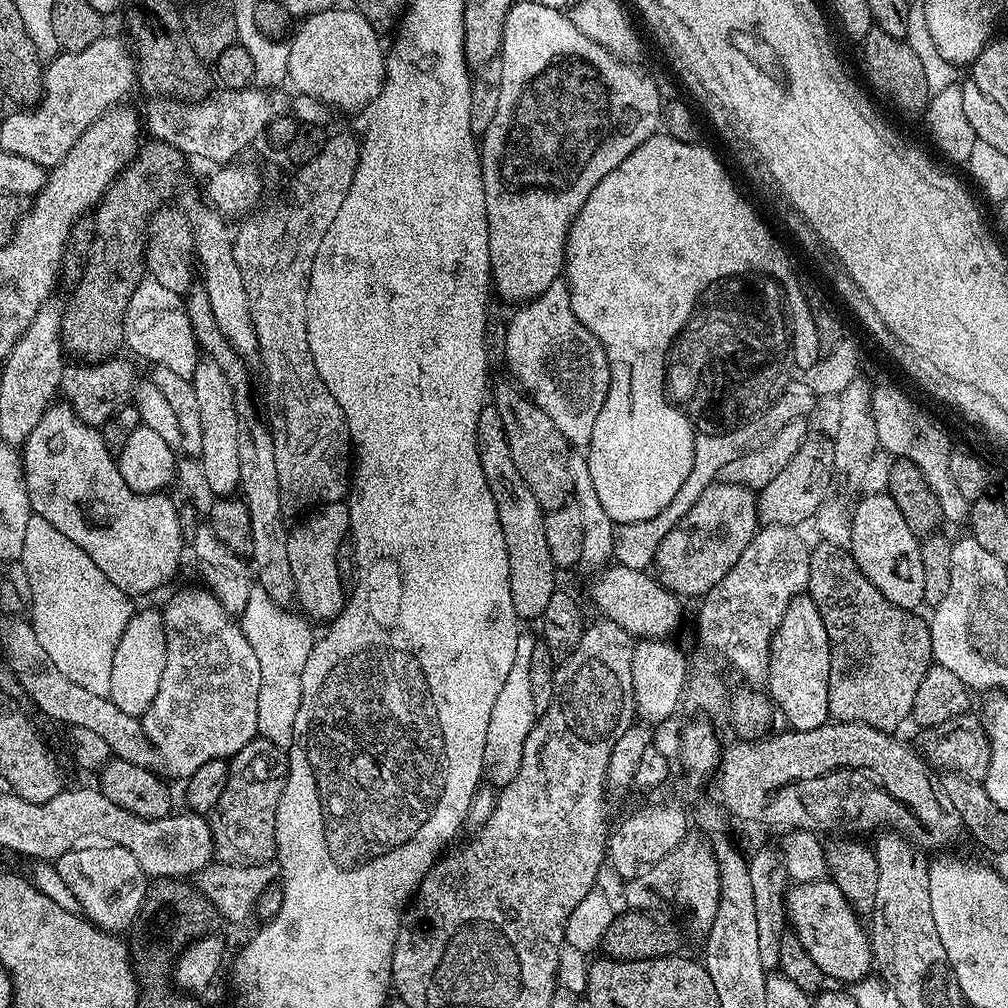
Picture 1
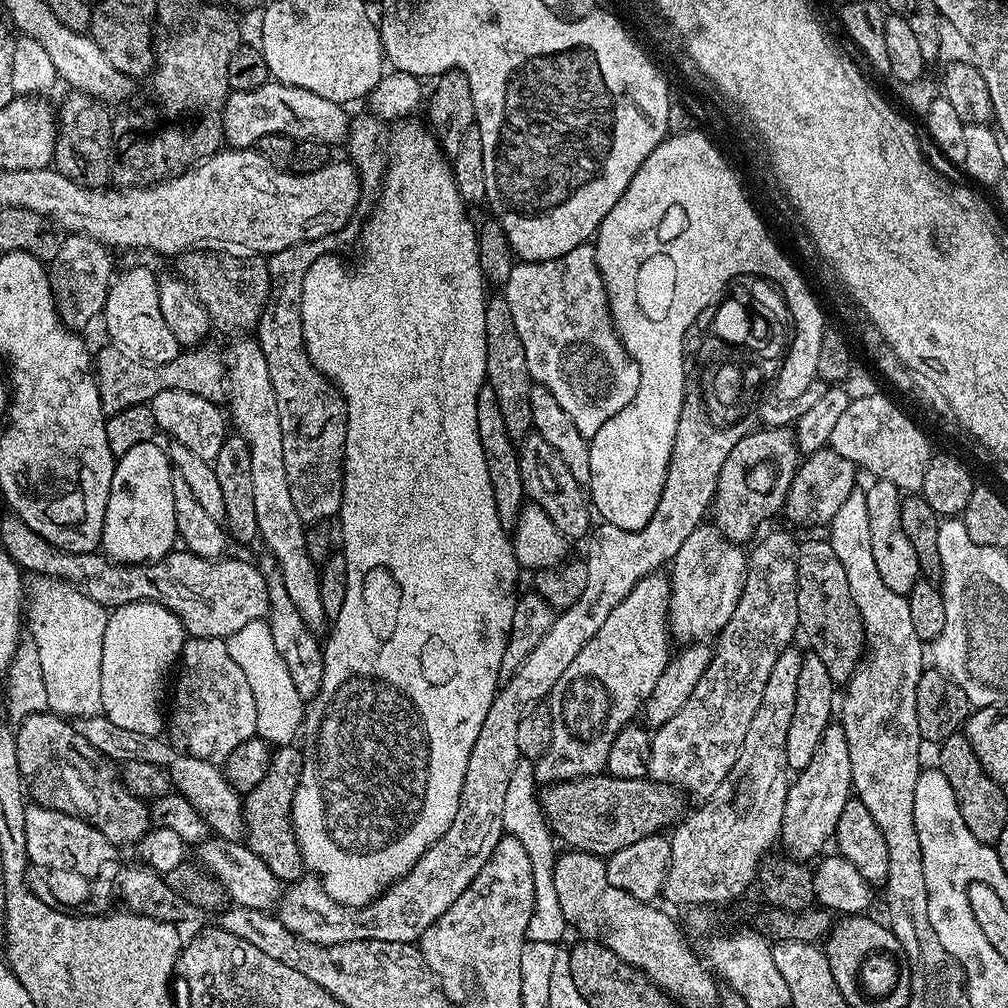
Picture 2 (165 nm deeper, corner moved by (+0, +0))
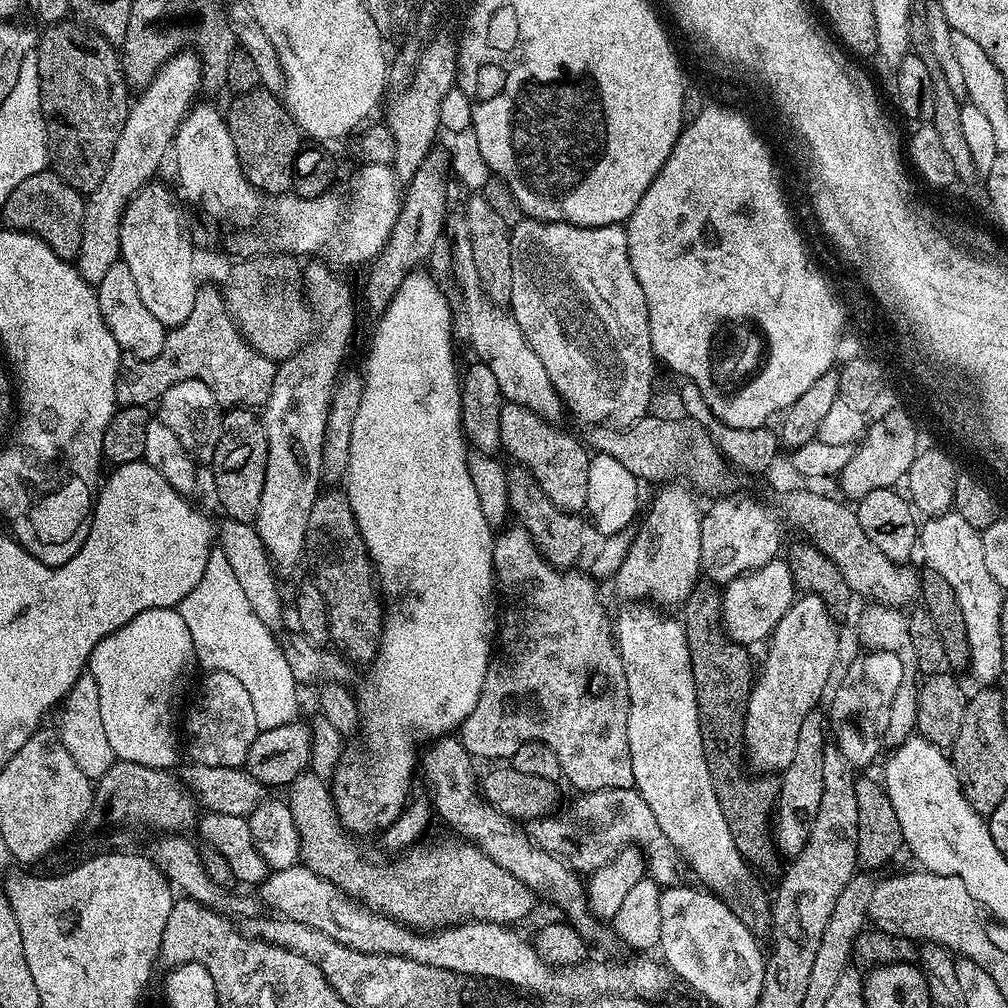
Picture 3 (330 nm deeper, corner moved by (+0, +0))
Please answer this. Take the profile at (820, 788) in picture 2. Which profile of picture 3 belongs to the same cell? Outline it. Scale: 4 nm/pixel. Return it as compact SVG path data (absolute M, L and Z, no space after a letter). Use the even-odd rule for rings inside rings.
M861 651L861 656L849 666L832 696L832 709L826 712L830 732L836 735L835 747L840 749L853 769L864 770L880 752L880 743L885 743L890 726L892 693L905 683L905 661L897 652ZM880 680L888 680L883 684ZM832 719L832 720L831 720Z

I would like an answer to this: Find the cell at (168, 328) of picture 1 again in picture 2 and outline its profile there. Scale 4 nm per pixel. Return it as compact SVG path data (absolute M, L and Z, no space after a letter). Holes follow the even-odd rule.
M128 268L117 275L108 291L102 313L104 328L113 345L124 349L129 356L146 364L169 364L182 351L178 338L166 326L162 318L162 306L158 306L158 276L148 268Z

